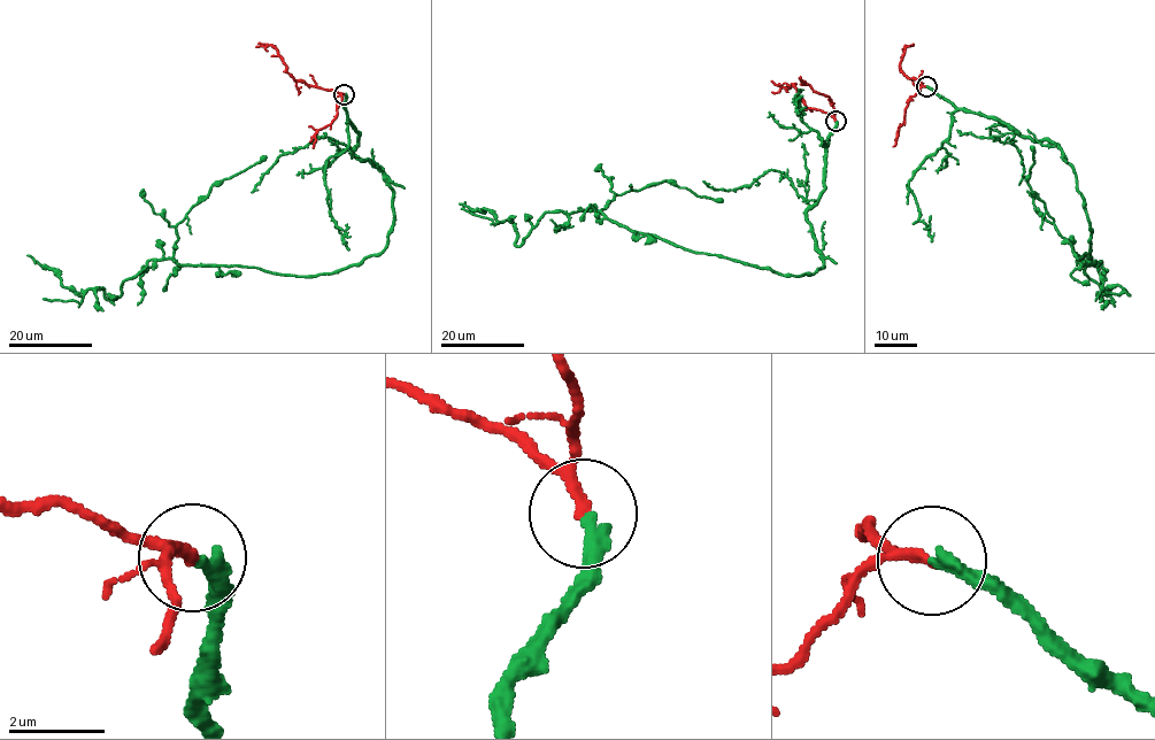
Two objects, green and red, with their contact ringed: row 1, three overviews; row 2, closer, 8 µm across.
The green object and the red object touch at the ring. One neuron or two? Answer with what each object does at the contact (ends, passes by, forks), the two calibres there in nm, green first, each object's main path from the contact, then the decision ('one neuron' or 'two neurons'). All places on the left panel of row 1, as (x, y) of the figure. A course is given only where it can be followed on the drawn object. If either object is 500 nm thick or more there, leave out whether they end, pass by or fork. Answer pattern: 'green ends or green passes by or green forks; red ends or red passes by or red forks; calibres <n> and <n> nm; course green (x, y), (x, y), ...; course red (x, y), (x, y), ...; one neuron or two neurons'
green ends; red passes by; calibres 280 and 160 nm; course green (344, 94), (352, 152), (393, 195), (379, 253), (310, 276), (149, 260), (108, 300), (28, 255); course red (344, 94), (294, 81), (275, 47), (256, 46); one neuron

